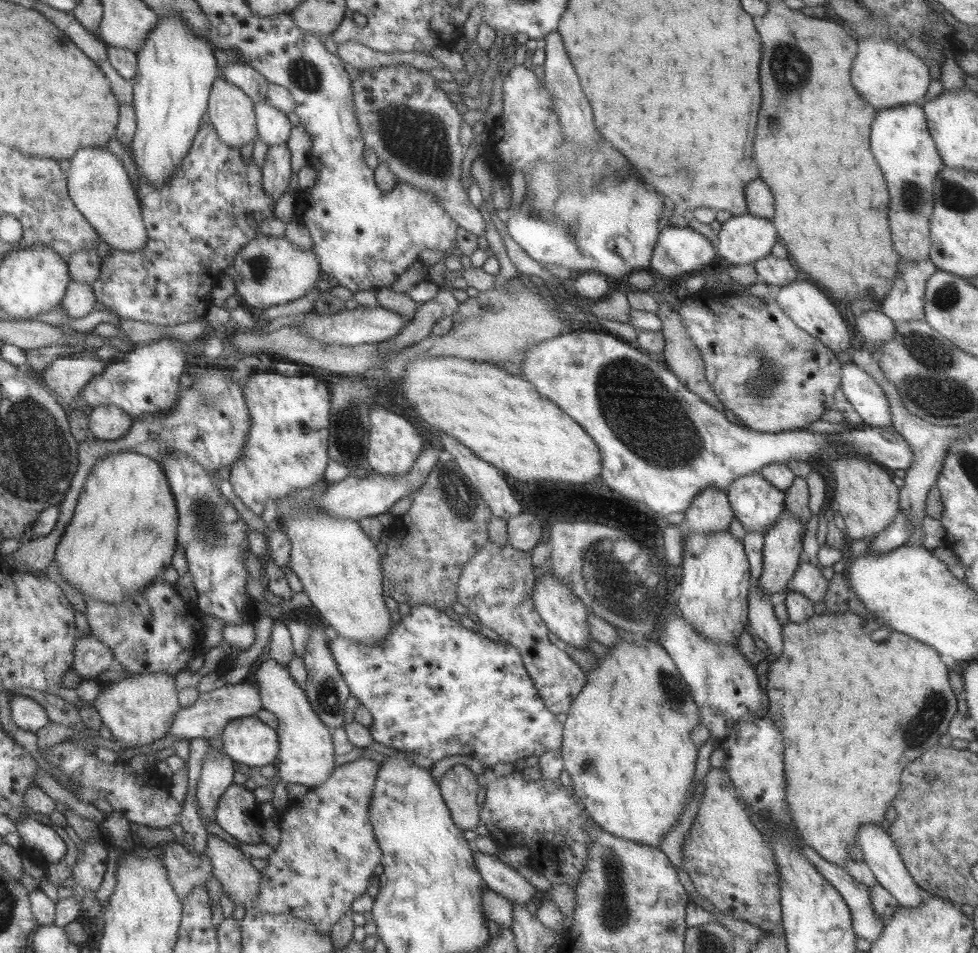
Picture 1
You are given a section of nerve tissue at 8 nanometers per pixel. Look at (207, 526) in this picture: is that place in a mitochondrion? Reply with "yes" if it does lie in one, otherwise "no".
yes

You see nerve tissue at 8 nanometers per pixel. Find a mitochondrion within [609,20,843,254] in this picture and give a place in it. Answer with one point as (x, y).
(789, 68)

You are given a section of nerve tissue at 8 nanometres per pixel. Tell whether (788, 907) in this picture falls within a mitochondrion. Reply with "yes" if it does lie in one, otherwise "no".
no

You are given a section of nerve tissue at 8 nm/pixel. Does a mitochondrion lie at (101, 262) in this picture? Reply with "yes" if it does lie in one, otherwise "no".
no

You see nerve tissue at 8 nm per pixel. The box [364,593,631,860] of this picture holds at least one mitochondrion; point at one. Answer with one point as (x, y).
(589, 761)

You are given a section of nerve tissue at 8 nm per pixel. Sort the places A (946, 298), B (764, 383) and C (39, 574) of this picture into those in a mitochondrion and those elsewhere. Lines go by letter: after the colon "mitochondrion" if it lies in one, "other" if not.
A: mitochondrion
B: mitochondrion
C: other

